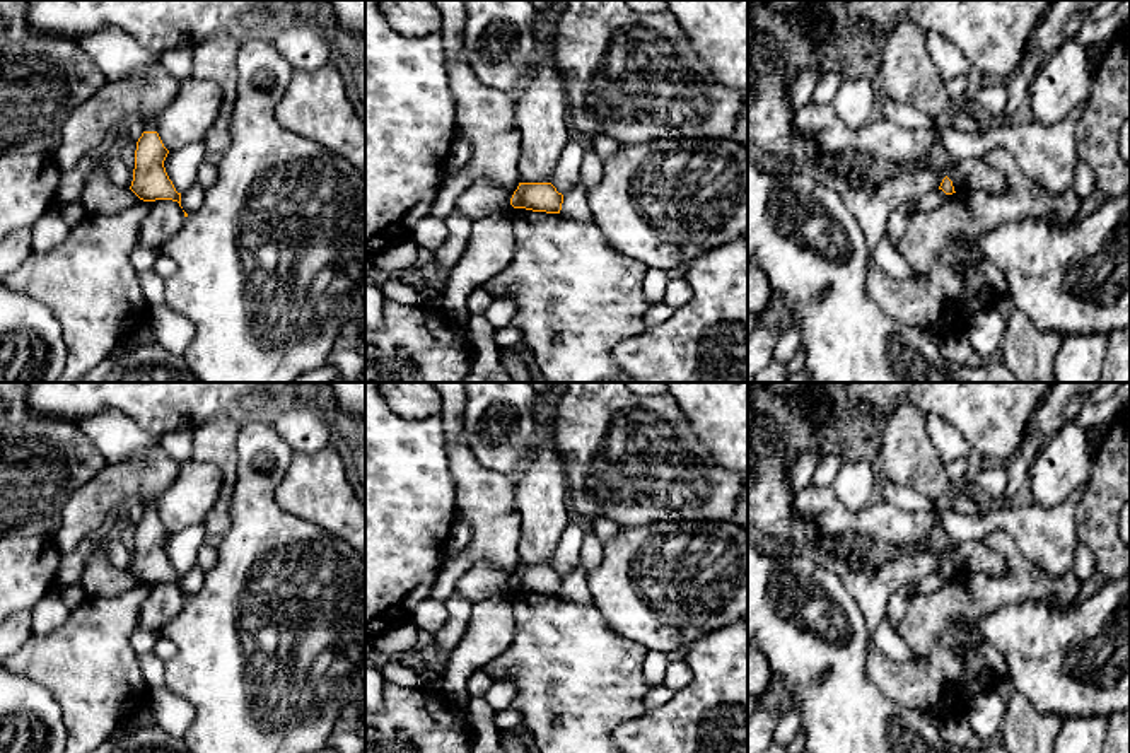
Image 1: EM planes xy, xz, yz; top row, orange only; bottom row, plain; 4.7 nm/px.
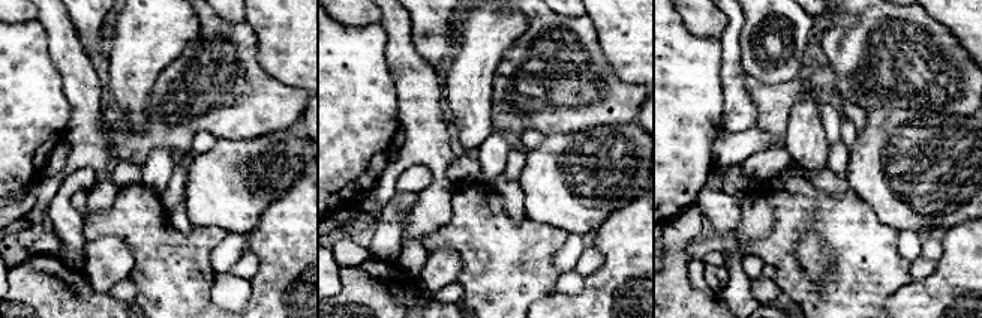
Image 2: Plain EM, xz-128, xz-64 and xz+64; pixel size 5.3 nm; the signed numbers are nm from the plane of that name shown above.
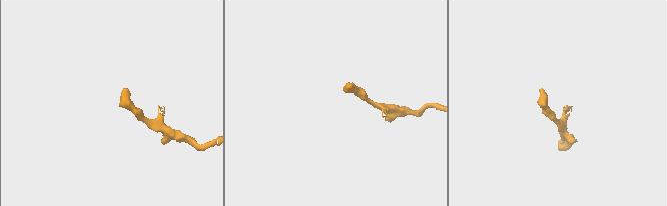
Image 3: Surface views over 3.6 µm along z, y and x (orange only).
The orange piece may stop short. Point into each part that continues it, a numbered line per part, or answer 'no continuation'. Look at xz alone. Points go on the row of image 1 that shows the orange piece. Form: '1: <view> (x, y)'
no continuation

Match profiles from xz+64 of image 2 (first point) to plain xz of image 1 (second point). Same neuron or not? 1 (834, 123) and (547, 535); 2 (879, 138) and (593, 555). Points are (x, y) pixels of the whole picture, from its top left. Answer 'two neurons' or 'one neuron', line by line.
1: two neurons
2: two neurons

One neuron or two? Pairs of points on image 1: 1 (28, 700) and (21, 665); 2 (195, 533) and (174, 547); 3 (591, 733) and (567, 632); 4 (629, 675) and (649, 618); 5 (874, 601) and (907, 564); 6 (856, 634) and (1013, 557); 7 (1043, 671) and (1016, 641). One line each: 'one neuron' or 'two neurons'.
1: two neurons
2: one neuron
3: one neuron
4: two neurons
5: one neuron
6: two neurons
7: one neuron

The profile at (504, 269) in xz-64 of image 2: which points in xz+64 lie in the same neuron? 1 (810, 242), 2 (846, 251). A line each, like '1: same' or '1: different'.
1: different
2: same

